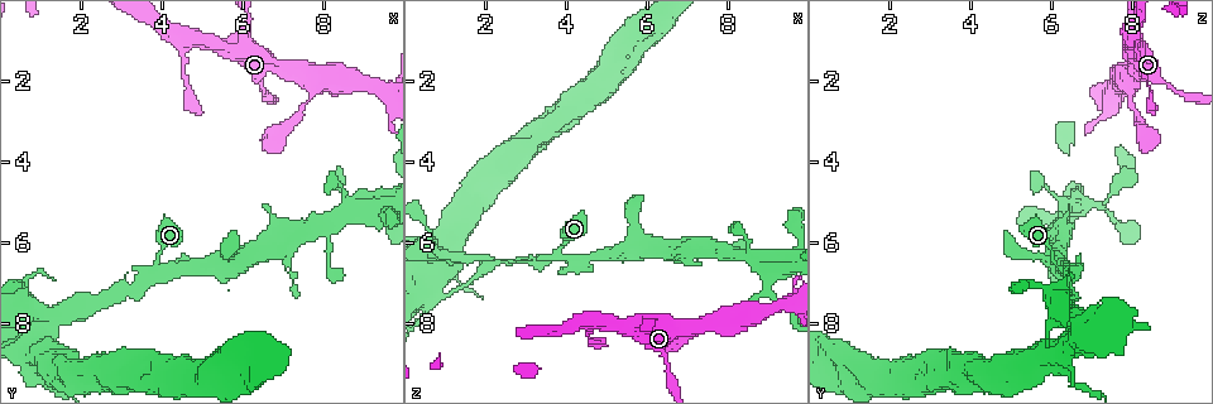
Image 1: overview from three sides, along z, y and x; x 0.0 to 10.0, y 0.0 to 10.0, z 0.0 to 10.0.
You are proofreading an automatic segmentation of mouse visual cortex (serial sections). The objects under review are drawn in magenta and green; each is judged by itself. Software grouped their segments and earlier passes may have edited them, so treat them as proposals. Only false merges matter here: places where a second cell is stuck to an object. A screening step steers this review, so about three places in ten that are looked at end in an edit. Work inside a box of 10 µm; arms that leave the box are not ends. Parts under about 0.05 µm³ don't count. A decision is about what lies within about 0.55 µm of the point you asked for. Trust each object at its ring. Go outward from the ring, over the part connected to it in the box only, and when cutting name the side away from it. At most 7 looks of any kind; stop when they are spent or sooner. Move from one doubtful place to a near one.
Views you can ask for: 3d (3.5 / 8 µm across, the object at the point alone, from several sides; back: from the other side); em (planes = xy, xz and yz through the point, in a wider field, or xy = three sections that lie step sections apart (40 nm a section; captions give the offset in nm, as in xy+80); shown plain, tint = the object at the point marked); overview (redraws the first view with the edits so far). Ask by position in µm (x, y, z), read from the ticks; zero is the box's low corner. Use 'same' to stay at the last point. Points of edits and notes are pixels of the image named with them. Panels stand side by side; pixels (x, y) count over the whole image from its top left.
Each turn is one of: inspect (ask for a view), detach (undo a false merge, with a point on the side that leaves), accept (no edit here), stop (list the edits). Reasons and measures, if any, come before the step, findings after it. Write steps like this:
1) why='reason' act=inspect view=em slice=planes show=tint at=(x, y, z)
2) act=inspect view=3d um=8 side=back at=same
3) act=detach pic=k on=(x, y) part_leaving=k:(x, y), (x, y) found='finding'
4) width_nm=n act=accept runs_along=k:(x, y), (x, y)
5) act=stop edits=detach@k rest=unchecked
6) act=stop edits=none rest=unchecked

why='a narrow waist' act=inspect view=3d um=3.5 side=back at=(3.80, 6.75, 6.30)

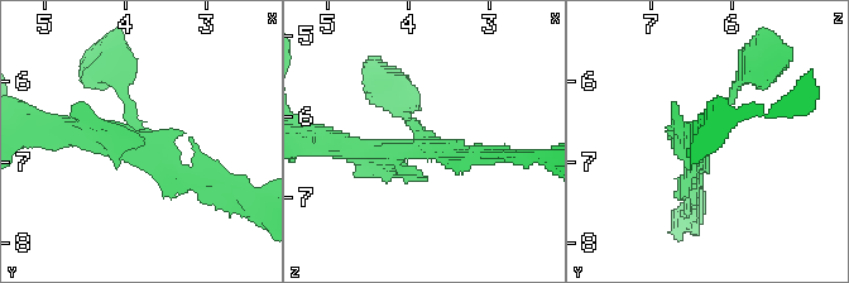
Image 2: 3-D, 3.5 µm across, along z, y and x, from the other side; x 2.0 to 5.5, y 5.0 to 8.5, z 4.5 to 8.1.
arms=3 arm_widths_nm=150,200,300 why='shape alone is not enough' act=inspect view=em slice=xy step=3 show=tint at=(3.80, 6.70, 6.35)

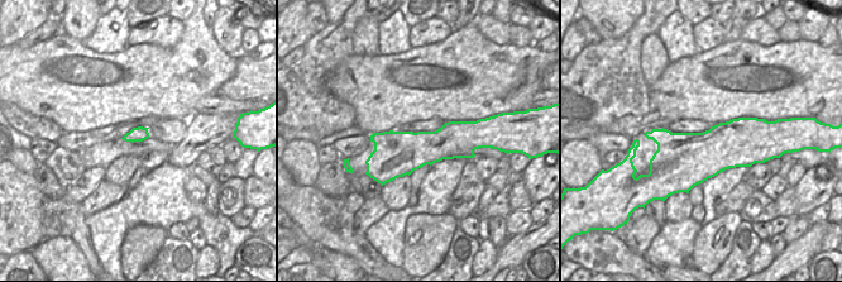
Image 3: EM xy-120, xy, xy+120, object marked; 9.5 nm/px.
act=accept runs_along=2:(116, 75), (144, 144), (206, 183) found='continuous, no second cell'

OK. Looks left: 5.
act=inspect view=3d um=3.5 side=back at=(6.45, 2.30, 9.15)

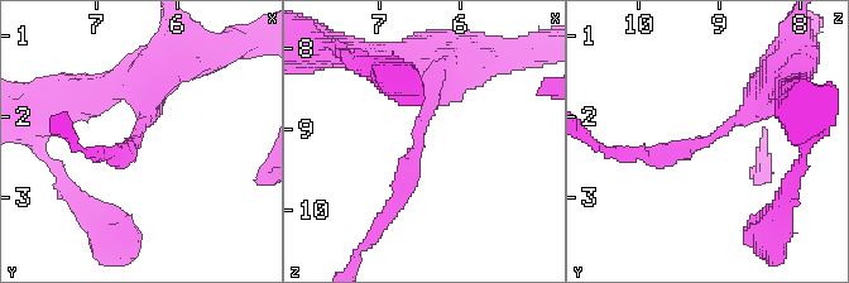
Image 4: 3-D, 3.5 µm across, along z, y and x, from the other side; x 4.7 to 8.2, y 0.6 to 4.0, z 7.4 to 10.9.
arm_widths_nm=200,300 act=inspect view=em slice=xy step=5 show=tint at=(6.50, 2.35, 9.20)

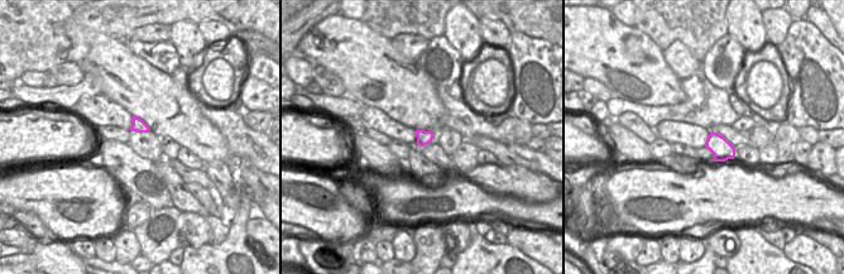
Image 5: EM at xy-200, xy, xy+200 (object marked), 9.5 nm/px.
act=detach pic=4 on=(417, 149) part_leaving=4:(427, 118), (401, 202), (384, 209) found='two cells meet here'

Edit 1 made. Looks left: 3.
act=inspect view=overview

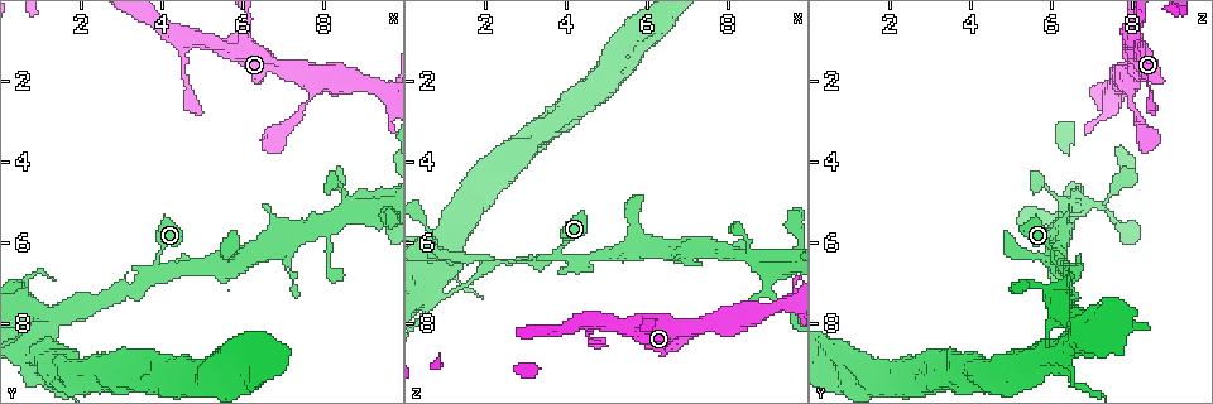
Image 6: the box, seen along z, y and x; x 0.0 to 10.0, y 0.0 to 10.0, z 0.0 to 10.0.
why='branch point' act=inspect view=3d um=3.5 side=back at=(7.85, 2.25, 7.95)

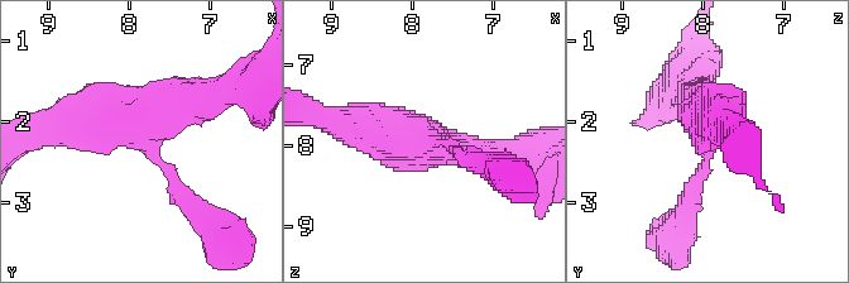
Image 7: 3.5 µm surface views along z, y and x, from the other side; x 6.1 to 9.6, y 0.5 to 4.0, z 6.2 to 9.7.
why='now the EM' act=inspect view=em slice=xy step=5 show=tint at=(7.80, 2.20, 7.90)

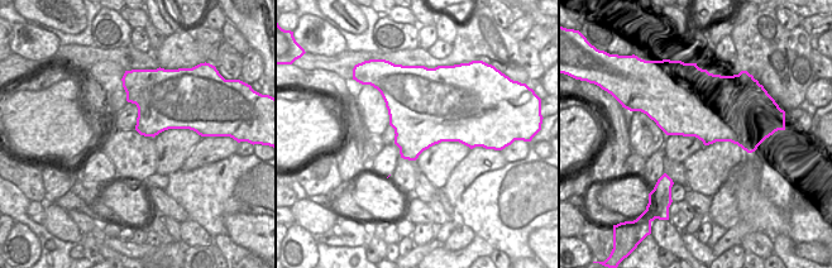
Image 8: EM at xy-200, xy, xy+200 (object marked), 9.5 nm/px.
width_nm=700 act=accept runs_along=7:(498, 157), (339, 124) found='all the same cell'

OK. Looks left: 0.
act=stop edits=detach@4 rest=unchecked

